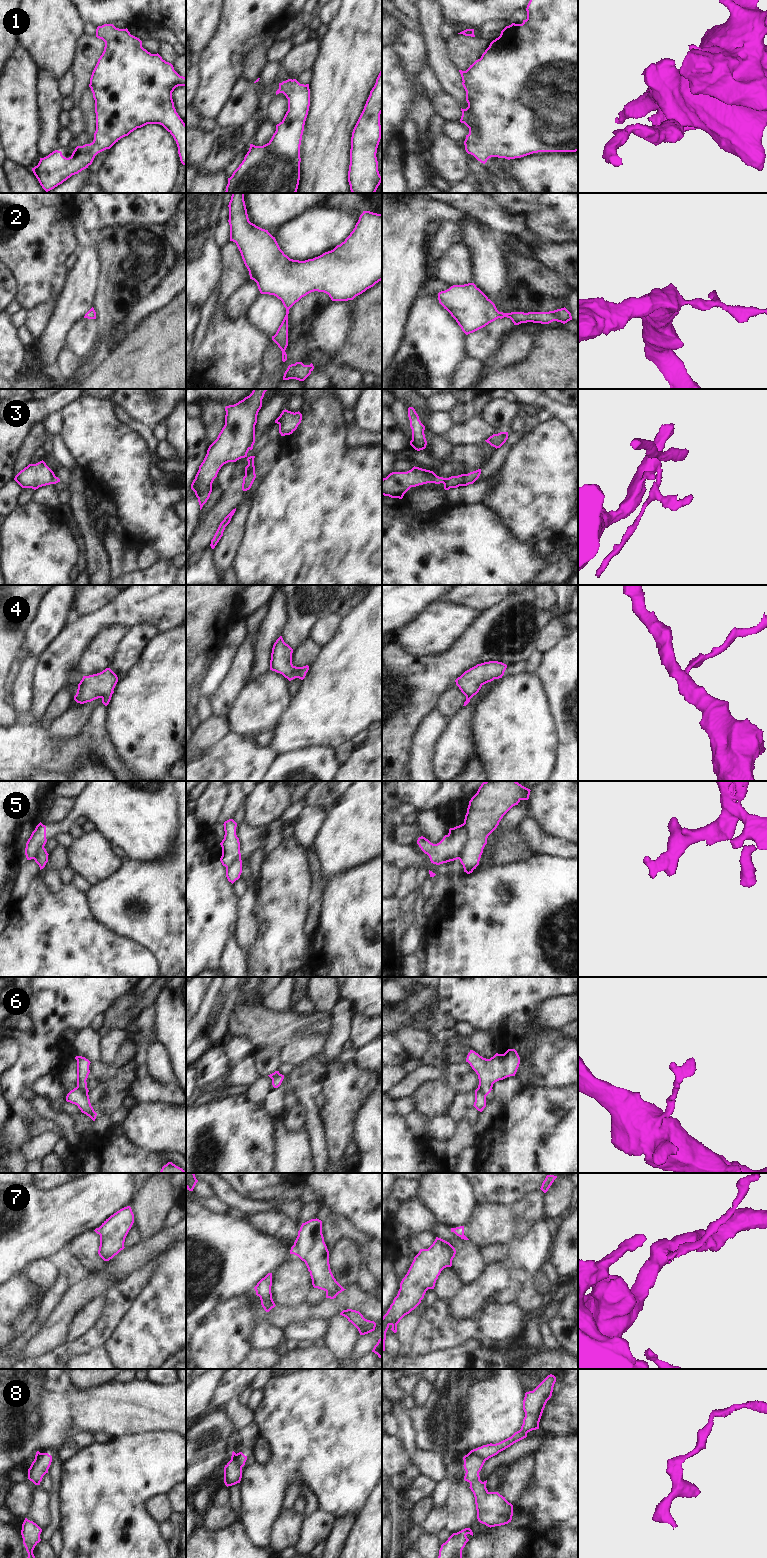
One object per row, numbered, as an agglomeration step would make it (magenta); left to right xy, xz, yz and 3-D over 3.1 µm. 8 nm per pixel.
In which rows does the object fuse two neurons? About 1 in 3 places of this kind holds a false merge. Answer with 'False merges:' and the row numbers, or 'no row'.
False merges: 3, 5, 6, 7, 8

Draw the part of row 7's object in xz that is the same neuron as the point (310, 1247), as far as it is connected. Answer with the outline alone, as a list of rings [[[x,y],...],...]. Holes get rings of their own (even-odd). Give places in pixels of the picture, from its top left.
[[[311,1219],[302,1223],[294,1242],[297,1256],[305,1262],[314,1288],[324,1290],[326,1298],[334,1299],[344,1289],[334,1278],[329,1264],[329,1251],[322,1234],[322,1221]]]

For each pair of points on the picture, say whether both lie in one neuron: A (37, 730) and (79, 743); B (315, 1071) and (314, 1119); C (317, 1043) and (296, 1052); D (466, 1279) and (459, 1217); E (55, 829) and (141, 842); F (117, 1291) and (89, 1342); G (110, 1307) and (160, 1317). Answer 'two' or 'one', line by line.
A: one
B: one
C: one
D: two
E: one
F: one
G: two

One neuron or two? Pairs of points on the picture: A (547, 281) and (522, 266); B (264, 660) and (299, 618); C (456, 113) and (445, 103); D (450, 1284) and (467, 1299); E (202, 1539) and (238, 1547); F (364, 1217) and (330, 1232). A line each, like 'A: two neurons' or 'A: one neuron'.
A: one neuron
B: two neurons
C: one neuron
D: two neurons
E: one neuron
F: two neurons

